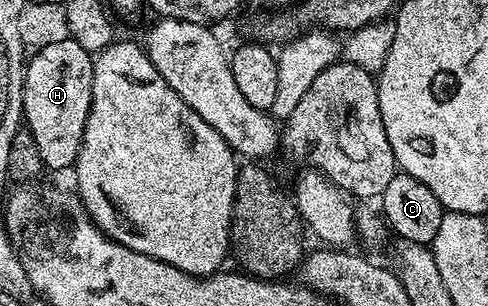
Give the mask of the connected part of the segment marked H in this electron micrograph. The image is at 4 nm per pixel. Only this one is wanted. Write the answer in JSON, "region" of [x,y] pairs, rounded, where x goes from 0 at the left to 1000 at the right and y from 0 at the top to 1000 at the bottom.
{"region":[[[152,127],[76,157],[59,183],[45,268],[45,386],[51,425],[74,448],[88,549],[127,559],[150,549],[172,448],[172,408],[189,343],[193,193]]]}

